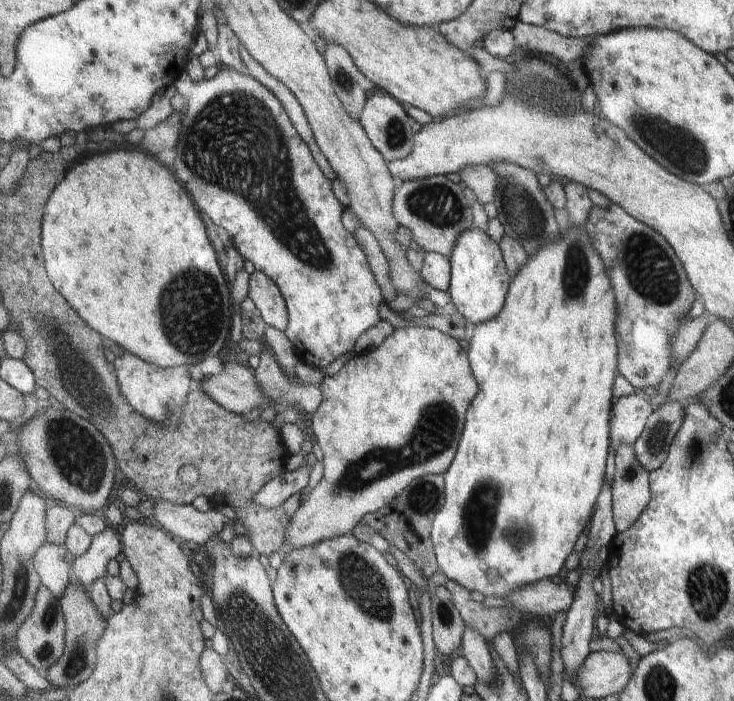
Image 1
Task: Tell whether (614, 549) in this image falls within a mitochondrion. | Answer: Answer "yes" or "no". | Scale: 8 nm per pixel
no

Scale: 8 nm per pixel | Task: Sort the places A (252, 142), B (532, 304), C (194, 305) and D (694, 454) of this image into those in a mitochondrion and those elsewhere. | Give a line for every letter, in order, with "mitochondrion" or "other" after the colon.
A: mitochondrion
B: other
C: mitochondrion
D: mitochondrion

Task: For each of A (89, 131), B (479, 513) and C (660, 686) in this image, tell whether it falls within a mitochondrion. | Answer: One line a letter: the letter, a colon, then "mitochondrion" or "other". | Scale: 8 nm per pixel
A: other
B: mitochondrion
C: mitochondrion

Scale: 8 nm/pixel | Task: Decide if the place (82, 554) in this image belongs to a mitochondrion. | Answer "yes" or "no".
no

